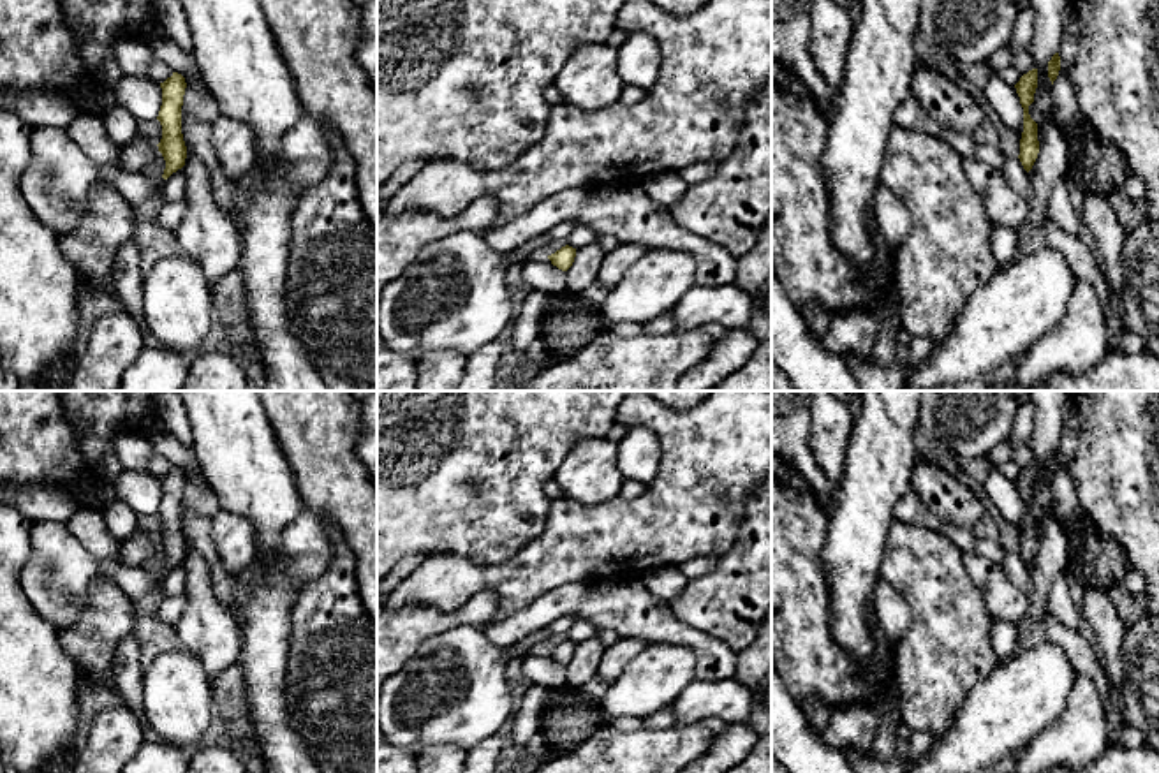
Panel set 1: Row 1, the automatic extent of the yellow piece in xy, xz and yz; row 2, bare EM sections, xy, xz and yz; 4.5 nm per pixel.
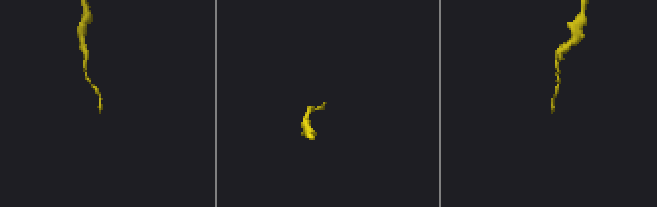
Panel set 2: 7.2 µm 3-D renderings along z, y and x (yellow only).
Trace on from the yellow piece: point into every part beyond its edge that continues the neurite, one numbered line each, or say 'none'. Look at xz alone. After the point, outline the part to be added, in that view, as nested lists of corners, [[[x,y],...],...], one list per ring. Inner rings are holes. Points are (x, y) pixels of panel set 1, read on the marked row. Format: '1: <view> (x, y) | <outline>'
none

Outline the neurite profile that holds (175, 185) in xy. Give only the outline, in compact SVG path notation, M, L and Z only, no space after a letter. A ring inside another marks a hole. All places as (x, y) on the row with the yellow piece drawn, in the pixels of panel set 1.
M185 166L173 173L164 183L164 202L180 201L185 197Z

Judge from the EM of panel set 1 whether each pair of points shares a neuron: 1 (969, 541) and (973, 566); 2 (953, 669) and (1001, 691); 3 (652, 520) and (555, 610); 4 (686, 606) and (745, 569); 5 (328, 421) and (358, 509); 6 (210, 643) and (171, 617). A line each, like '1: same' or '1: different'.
1: different
2: different
3: different
4: same
5: same
6: different

